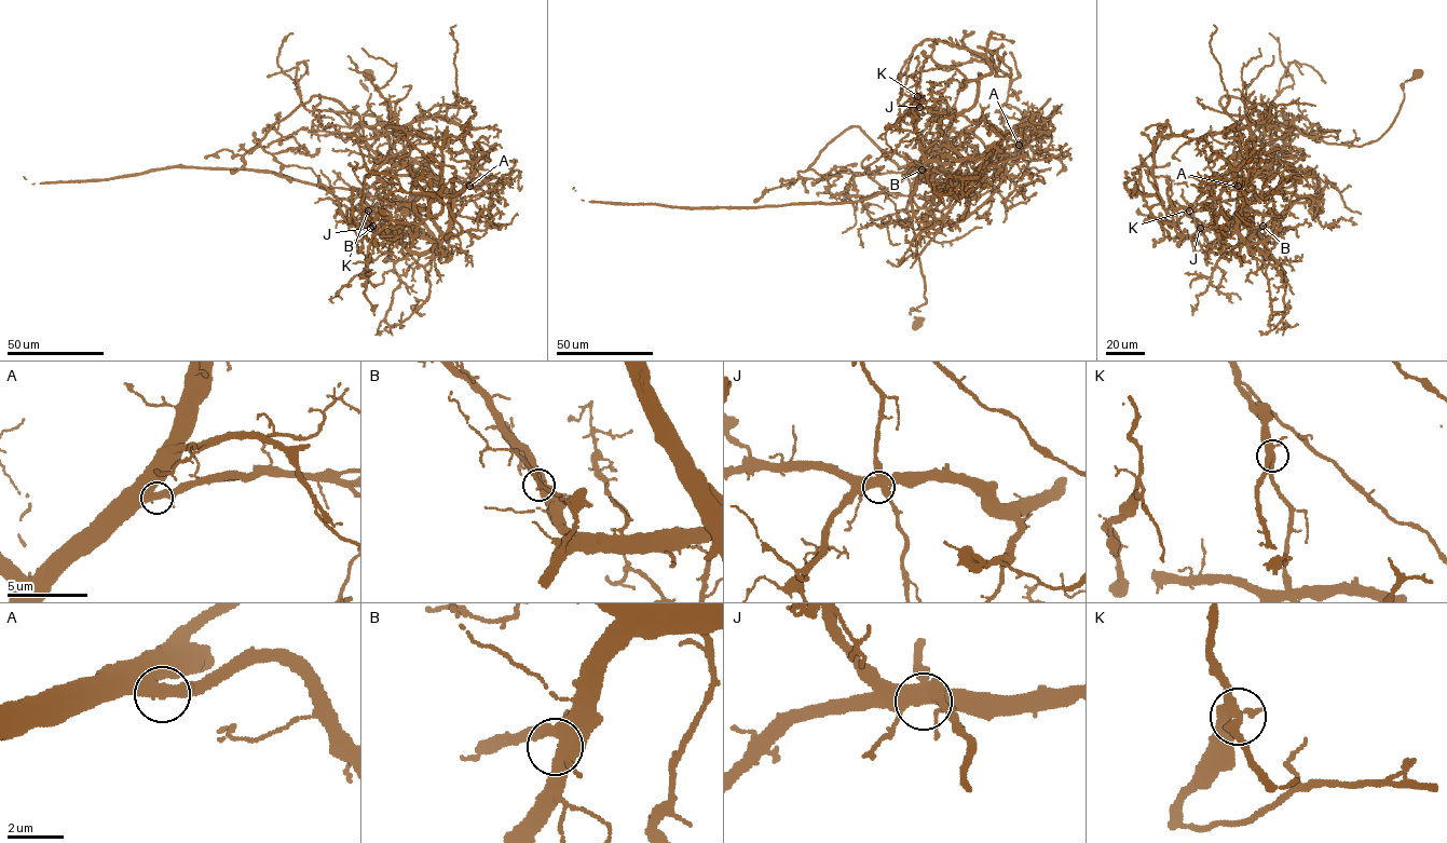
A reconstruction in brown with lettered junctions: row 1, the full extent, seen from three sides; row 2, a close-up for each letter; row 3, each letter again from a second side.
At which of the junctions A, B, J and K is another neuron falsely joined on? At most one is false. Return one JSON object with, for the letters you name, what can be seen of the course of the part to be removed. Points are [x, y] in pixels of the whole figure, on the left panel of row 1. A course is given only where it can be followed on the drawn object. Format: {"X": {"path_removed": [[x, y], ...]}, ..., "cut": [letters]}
{"K": {"path_removed": [[368, 209], [364, 178], [385, 160], [354, 111], [313, 95], [260, 144], [270, 153], [304, 148], [281, 140]]}, "cut": ["K"]}

